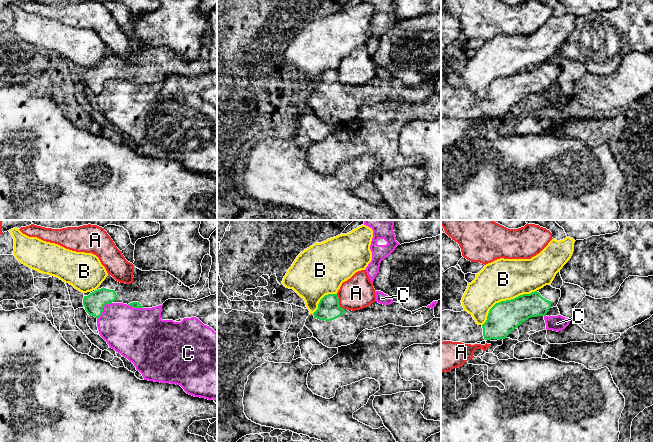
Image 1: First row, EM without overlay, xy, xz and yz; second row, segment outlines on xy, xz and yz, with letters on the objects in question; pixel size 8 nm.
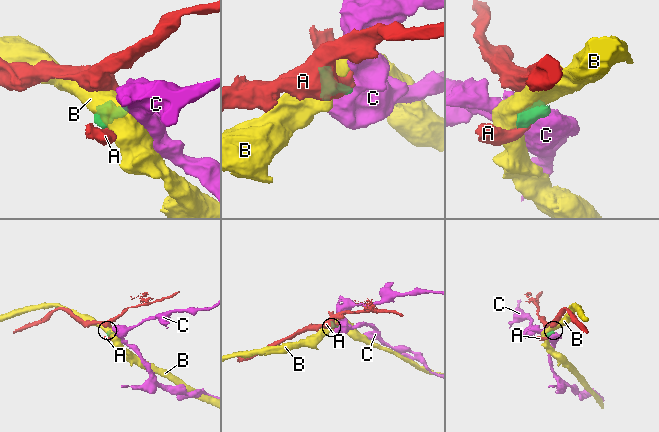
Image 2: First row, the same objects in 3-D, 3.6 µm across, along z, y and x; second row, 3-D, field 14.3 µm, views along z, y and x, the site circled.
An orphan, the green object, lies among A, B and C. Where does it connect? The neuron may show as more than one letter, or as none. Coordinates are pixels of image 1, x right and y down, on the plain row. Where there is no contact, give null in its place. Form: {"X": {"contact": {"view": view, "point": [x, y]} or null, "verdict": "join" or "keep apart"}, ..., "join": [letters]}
{"A": {"contact": {"view": "xz", "point": [338, 78]}, "verdict": "keep apart"}, "B": {"contact": {"view": "yz", "point": [506, 76]}, "verdict": "keep apart"}, "C": {"contact": {"view": "xy", "point": [102, 85]}, "verdict": "keep apart"}, "join": []}

